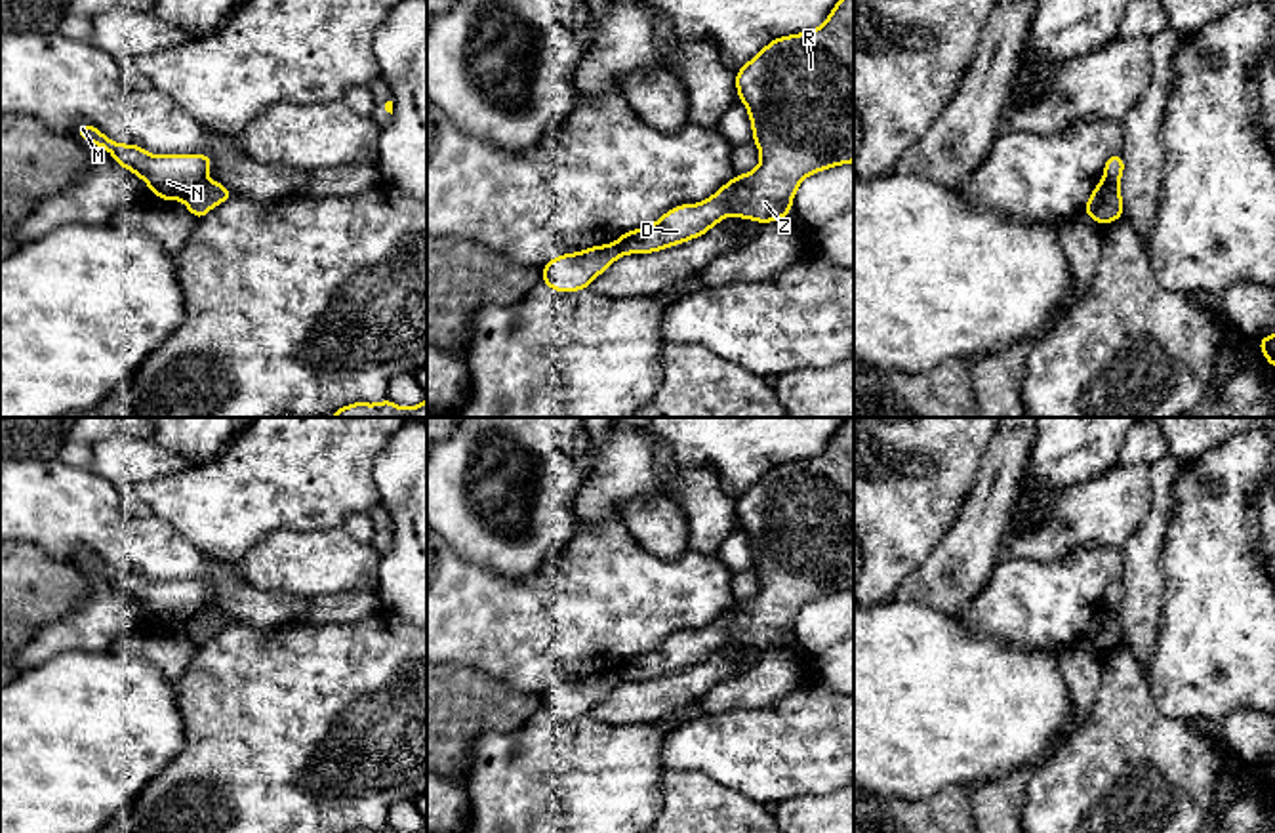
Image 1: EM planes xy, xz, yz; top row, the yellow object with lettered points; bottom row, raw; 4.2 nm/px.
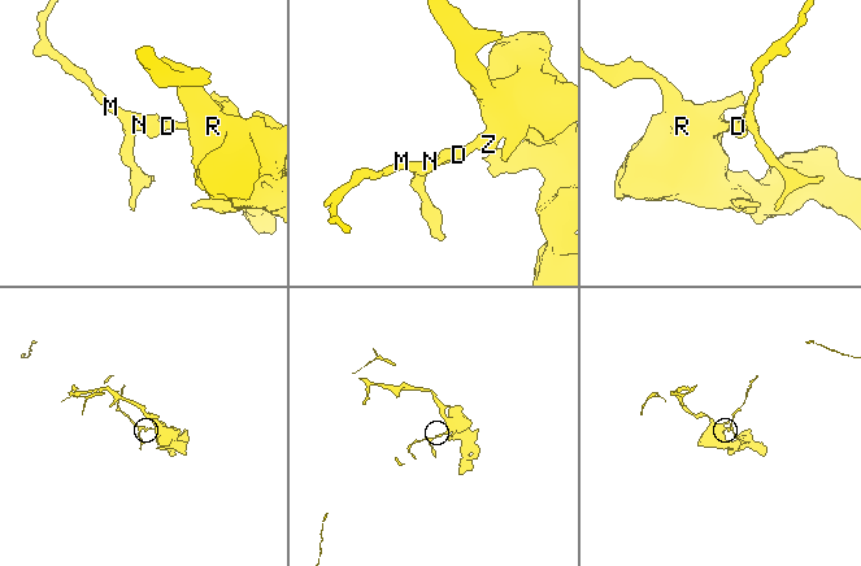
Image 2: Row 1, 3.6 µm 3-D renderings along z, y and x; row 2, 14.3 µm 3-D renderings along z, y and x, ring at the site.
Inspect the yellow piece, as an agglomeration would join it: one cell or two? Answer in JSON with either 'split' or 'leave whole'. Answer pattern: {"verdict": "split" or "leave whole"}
{"verdict": "split"}

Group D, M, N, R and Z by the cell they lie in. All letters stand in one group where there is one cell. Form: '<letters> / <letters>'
D R Z / M N

